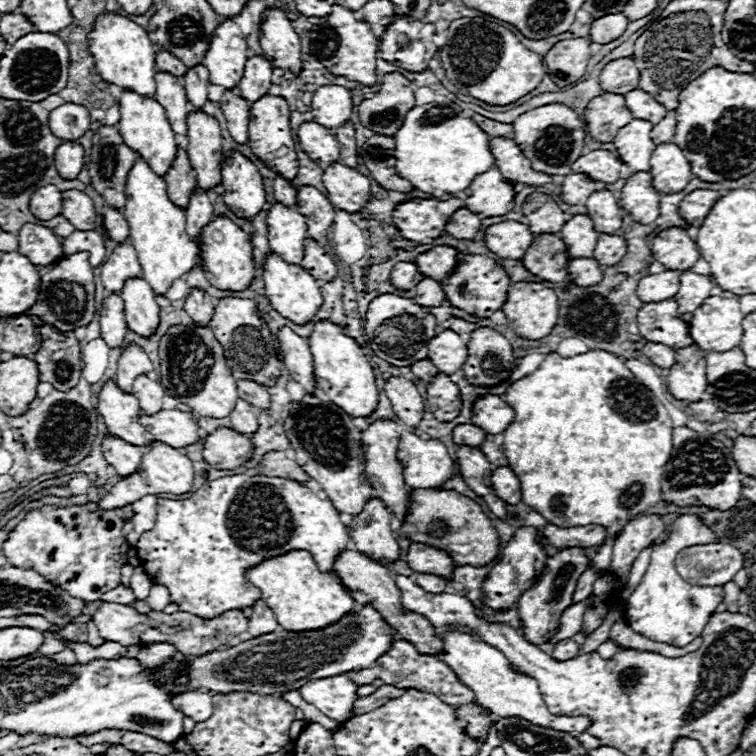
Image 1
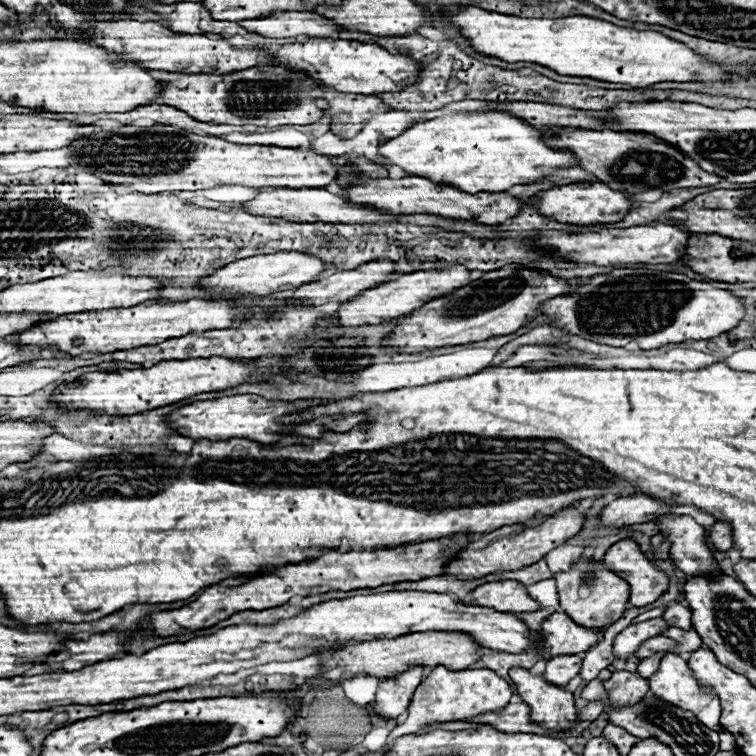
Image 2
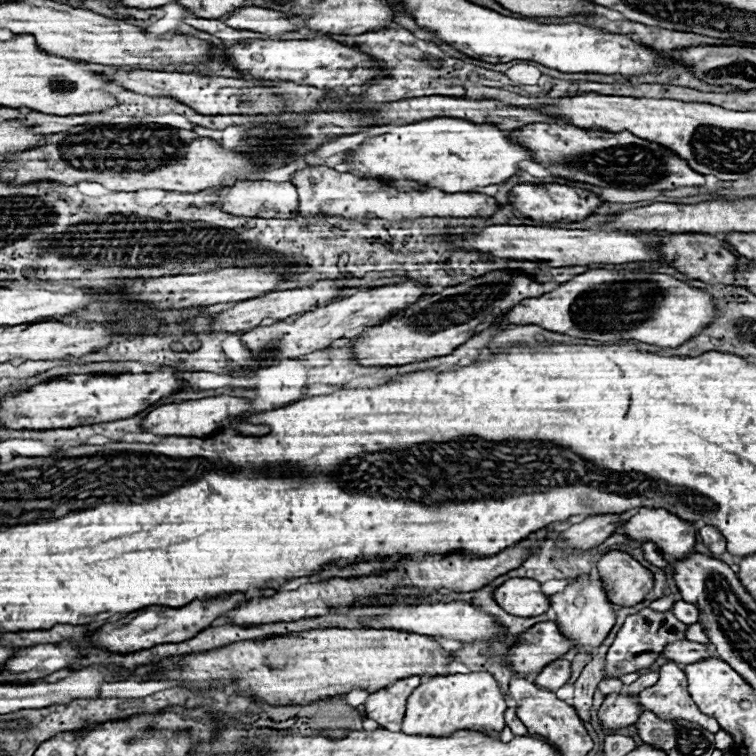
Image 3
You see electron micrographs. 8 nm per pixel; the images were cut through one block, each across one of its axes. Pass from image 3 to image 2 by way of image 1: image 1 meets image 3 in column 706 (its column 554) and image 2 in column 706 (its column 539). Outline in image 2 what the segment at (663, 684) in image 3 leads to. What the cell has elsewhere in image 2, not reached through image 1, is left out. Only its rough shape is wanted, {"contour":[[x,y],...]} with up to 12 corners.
{"contour":[[666,654],[648,678],[650,690],[690,710],[712,730],[720,700],[694,678],[688,662]]}

